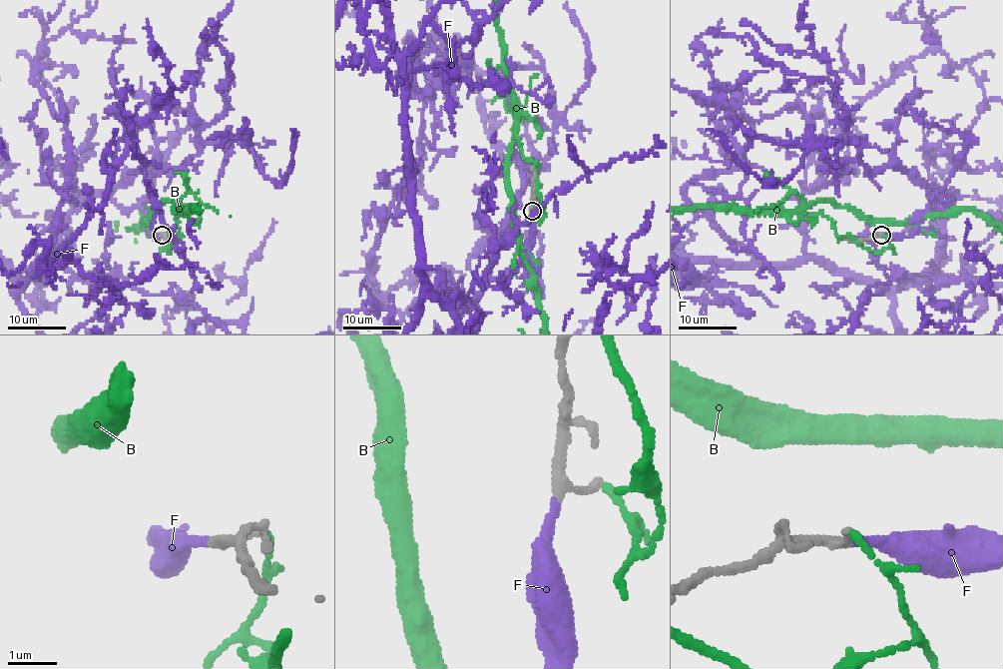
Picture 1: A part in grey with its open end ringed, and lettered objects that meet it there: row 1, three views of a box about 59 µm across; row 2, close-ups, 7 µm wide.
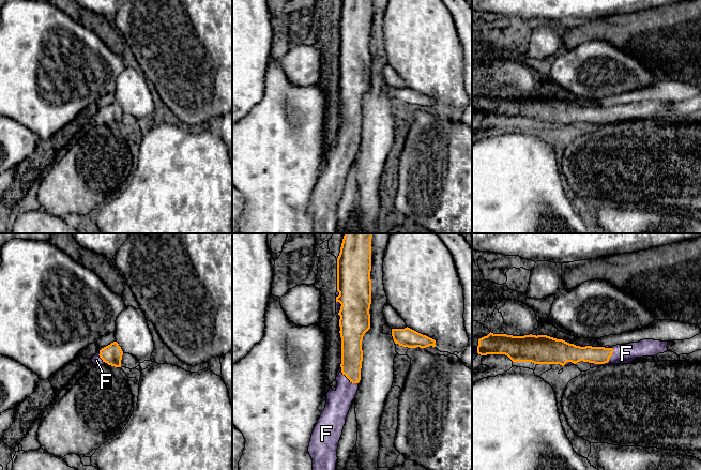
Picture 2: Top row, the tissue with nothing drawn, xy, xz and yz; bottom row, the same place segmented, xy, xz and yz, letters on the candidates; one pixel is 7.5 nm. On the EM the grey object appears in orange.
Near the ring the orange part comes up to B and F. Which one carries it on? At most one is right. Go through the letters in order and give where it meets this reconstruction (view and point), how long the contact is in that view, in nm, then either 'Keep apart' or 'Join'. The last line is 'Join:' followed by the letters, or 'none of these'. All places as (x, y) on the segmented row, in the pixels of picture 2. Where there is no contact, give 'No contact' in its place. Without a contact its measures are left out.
B: No contact. Keep apart
F: Touches orange at yz (605, 362). Shared border 220 nm. Join
Join: F

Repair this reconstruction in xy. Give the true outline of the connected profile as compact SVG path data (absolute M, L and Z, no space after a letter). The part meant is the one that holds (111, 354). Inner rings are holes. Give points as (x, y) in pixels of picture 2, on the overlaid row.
M117 342L108 346L100 347L97 353L91 359L95 365L108 364L115 367L121 367L123 351Z

